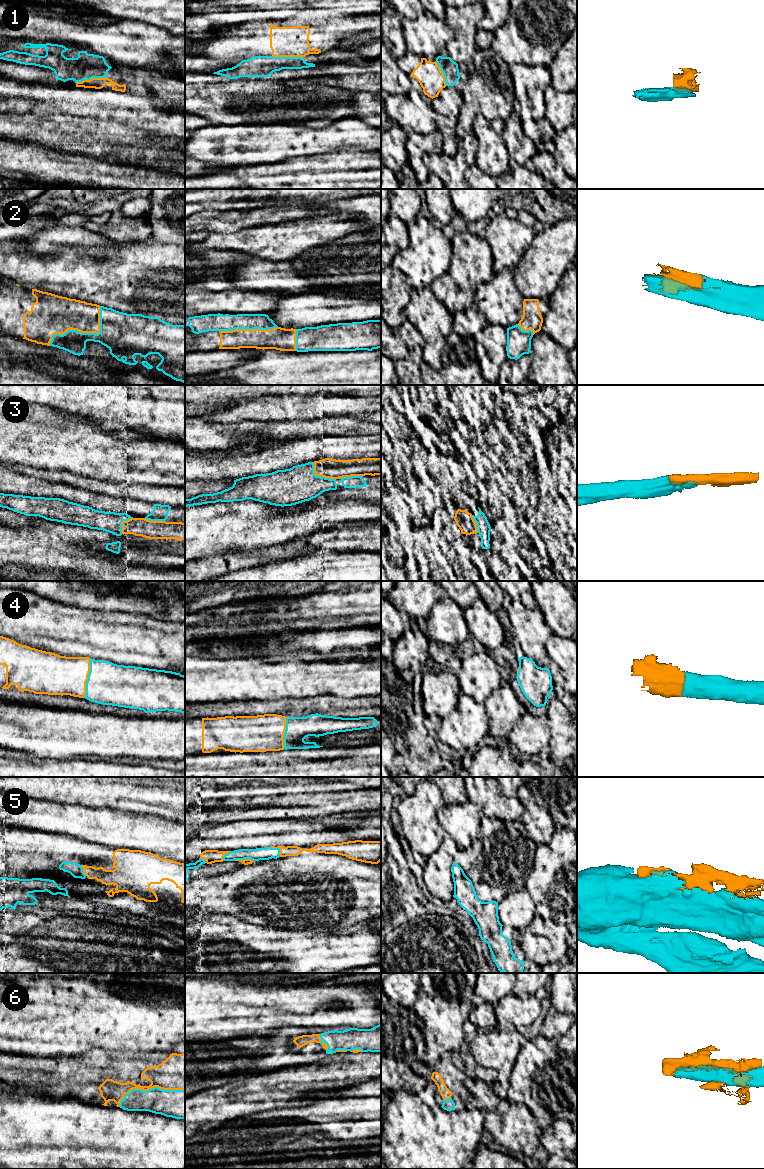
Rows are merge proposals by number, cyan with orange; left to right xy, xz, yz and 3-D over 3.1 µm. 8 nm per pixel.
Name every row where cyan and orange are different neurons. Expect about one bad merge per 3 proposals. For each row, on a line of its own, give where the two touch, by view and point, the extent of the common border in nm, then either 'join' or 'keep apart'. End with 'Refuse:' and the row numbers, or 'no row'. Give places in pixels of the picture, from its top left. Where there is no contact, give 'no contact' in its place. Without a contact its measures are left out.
1: contact xy (91, 78); length 260 nm; keep apart
2: contact xy (83, 333); length 500 nm; join
3: contact xz (319, 476); length 240 nm; join
4: contact xy (88, 678); length 320 nm; join
5: contact xz (243, 859); length 170 nm; keep apart
6: contact xy (149, 1089); length 550 nm; join
Refuse: 1, 5

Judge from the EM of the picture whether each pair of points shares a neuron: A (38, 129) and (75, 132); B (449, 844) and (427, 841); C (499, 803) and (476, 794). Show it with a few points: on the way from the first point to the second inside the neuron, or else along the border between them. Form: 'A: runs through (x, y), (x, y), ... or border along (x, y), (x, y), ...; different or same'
A: runs through (47, 130), (66, 132); same
B: border along (444, 831), (441, 844), (427, 857); different
C: runs through (493, 801), (486, 794), (482, 794); same

